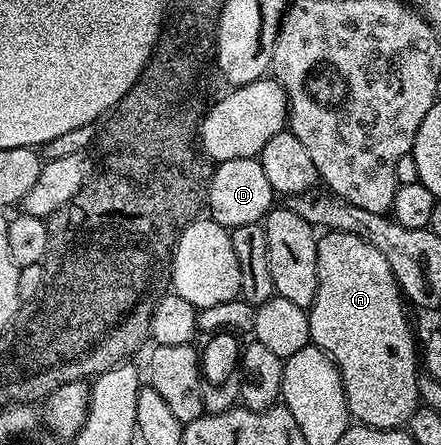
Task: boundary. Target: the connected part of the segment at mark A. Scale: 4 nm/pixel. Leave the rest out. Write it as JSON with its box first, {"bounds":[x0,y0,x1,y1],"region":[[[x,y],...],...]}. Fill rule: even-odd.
{"bounds":[310,231,420,429],"region":[[[326,231],[319,236],[318,254],[316,255],[316,271],[318,272],[318,286],[316,287],[316,299],[310,304],[310,340],[317,349],[322,349],[334,360],[338,370],[342,373],[344,383],[344,395],[350,408],[350,416],[357,424],[371,425],[374,429],[396,429],[405,426],[409,422],[410,416],[420,408],[420,398],[418,396],[418,378],[420,376],[420,349],[414,345],[414,333],[410,330],[410,321],[406,318],[406,309],[402,290],[399,289],[396,278],[394,278],[392,267],[384,255],[372,245],[364,243],[364,239],[356,239],[356,235],[347,233],[336,233]]]}

